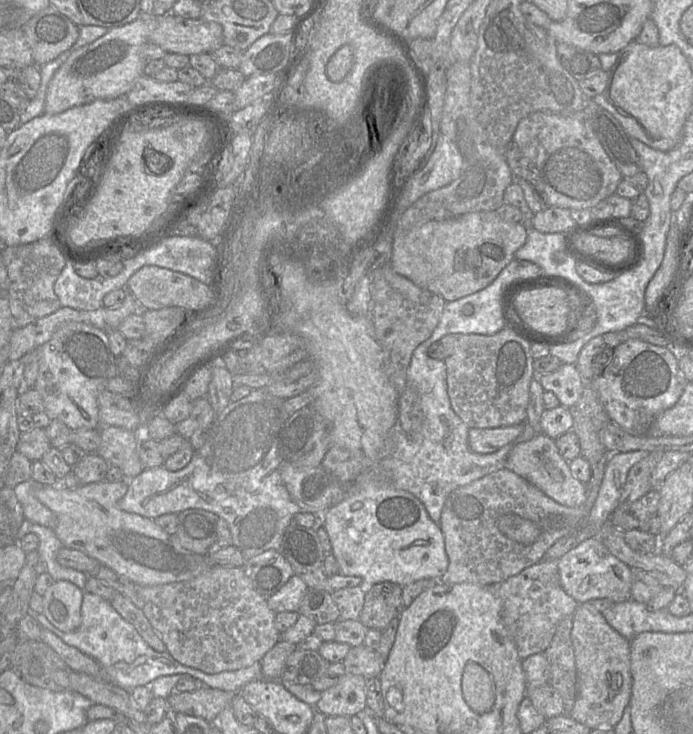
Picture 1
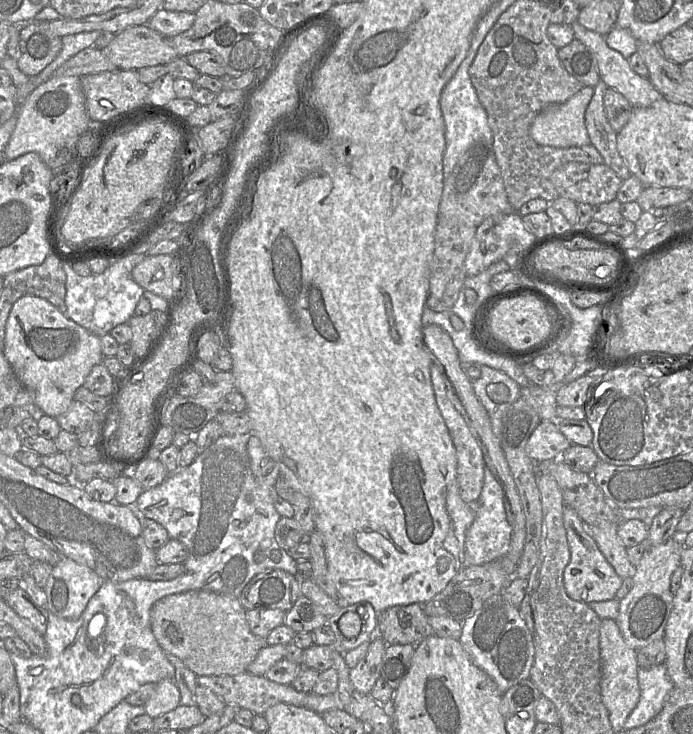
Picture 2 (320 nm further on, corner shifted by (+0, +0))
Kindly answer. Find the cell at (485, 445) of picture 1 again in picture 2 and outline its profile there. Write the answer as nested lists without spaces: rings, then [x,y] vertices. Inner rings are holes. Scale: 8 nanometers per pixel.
[[[541,421],[528,439],[526,452],[535,463],[541,463],[559,459],[570,446],[571,442],[561,433],[555,421]]]

